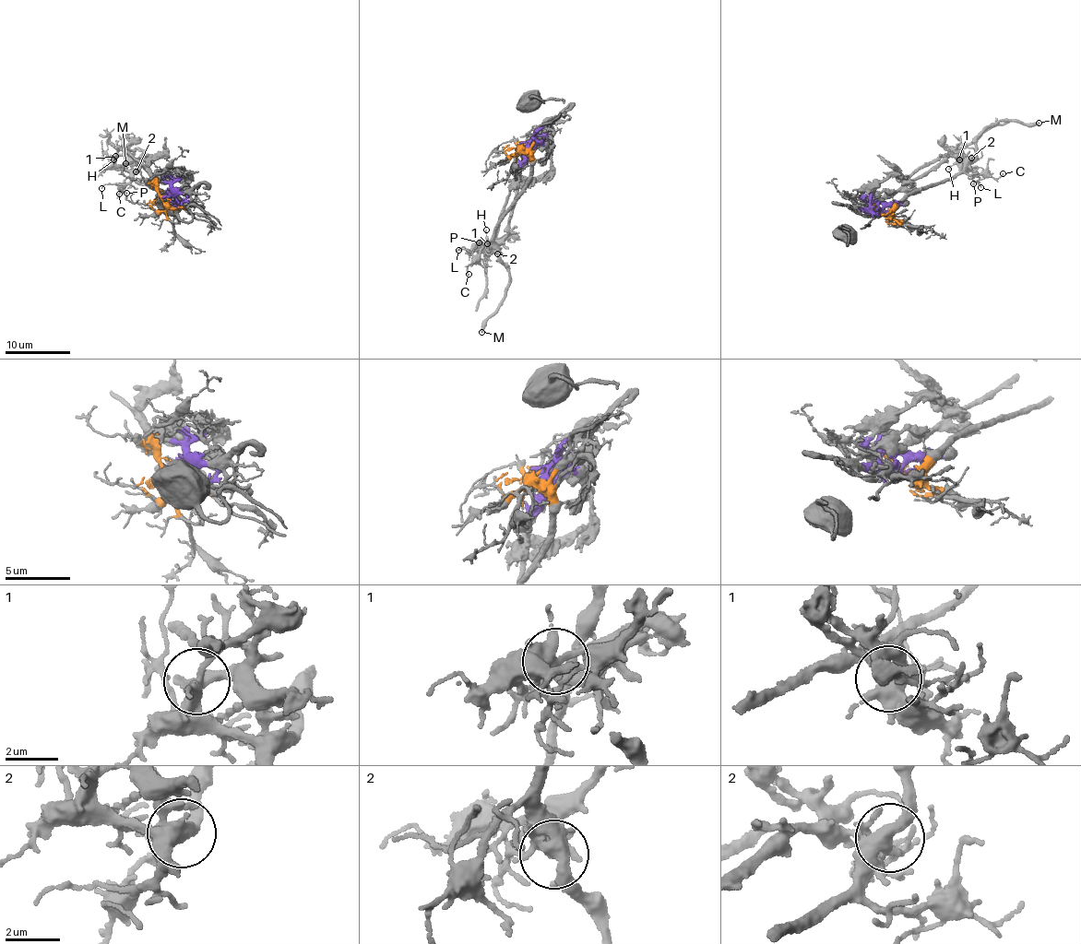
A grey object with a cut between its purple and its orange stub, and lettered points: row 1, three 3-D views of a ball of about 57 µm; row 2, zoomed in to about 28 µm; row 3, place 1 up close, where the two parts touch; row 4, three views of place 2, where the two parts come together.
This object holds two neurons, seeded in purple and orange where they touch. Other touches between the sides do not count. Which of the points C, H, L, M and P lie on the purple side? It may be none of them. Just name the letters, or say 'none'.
H

